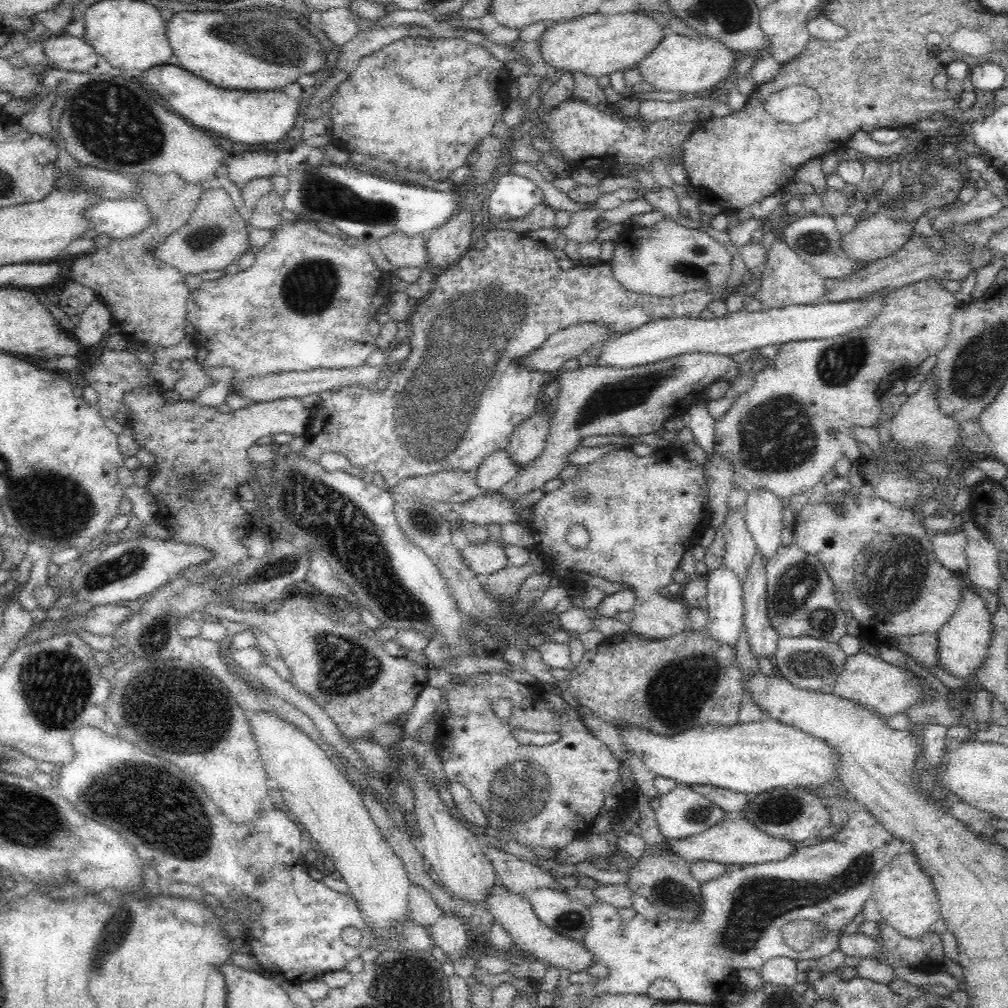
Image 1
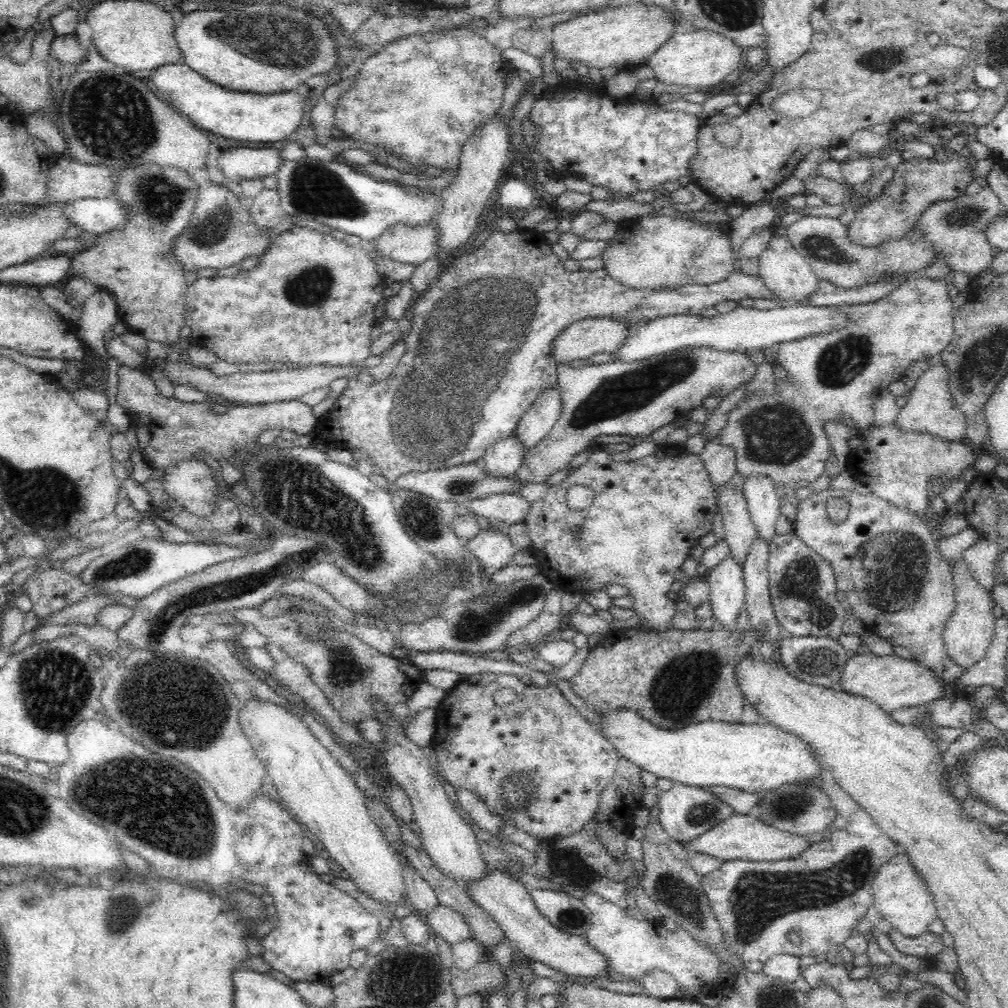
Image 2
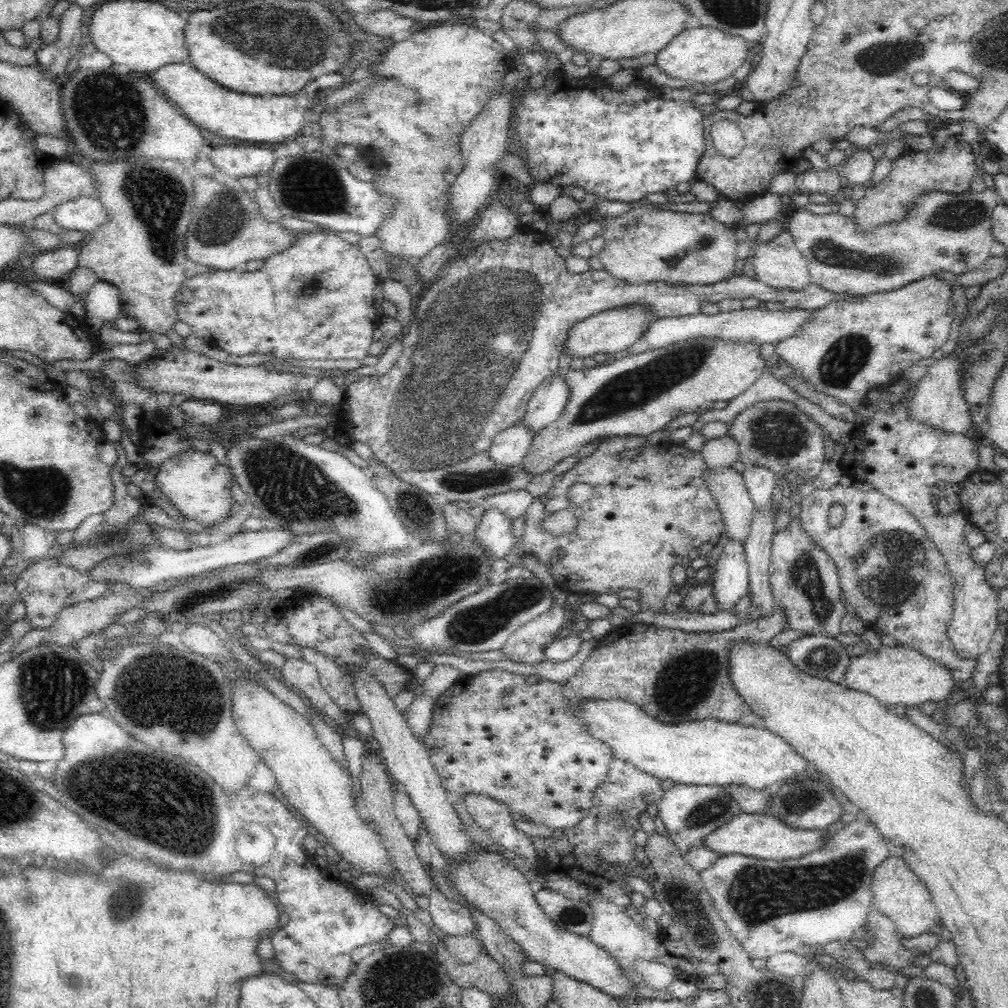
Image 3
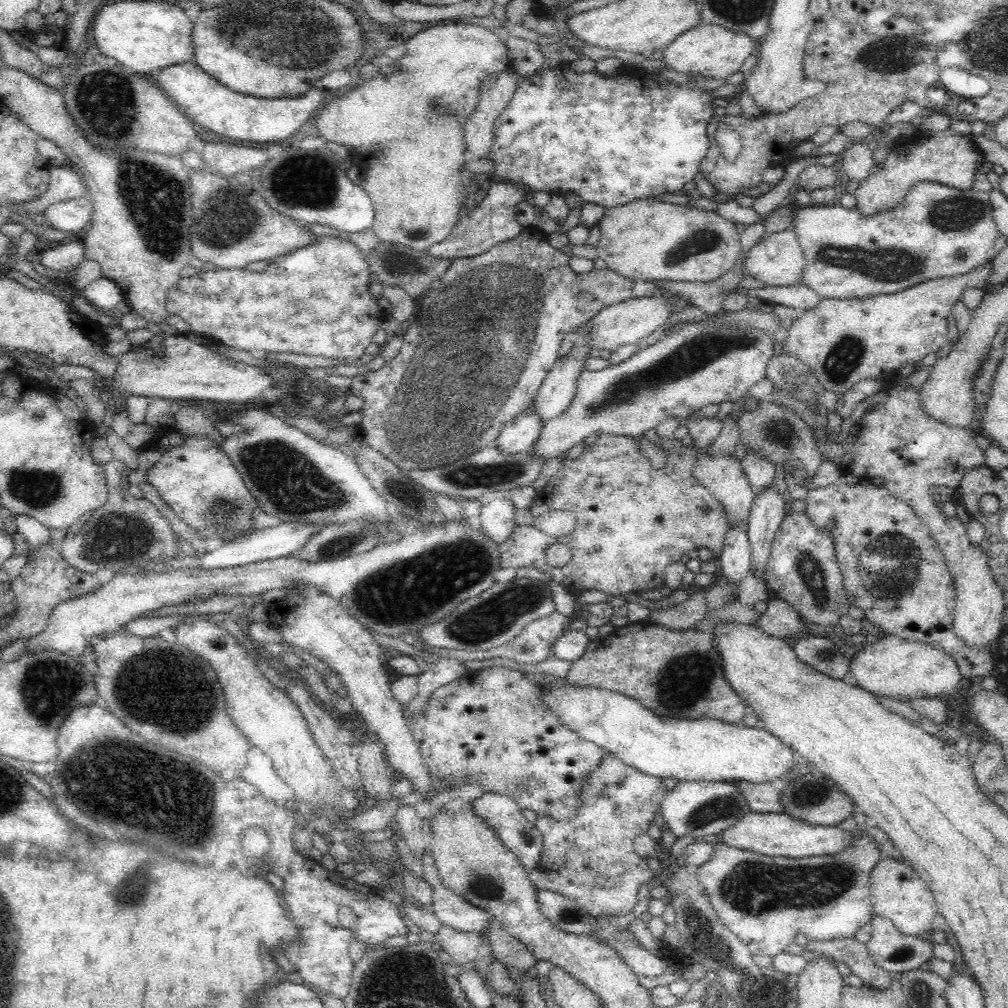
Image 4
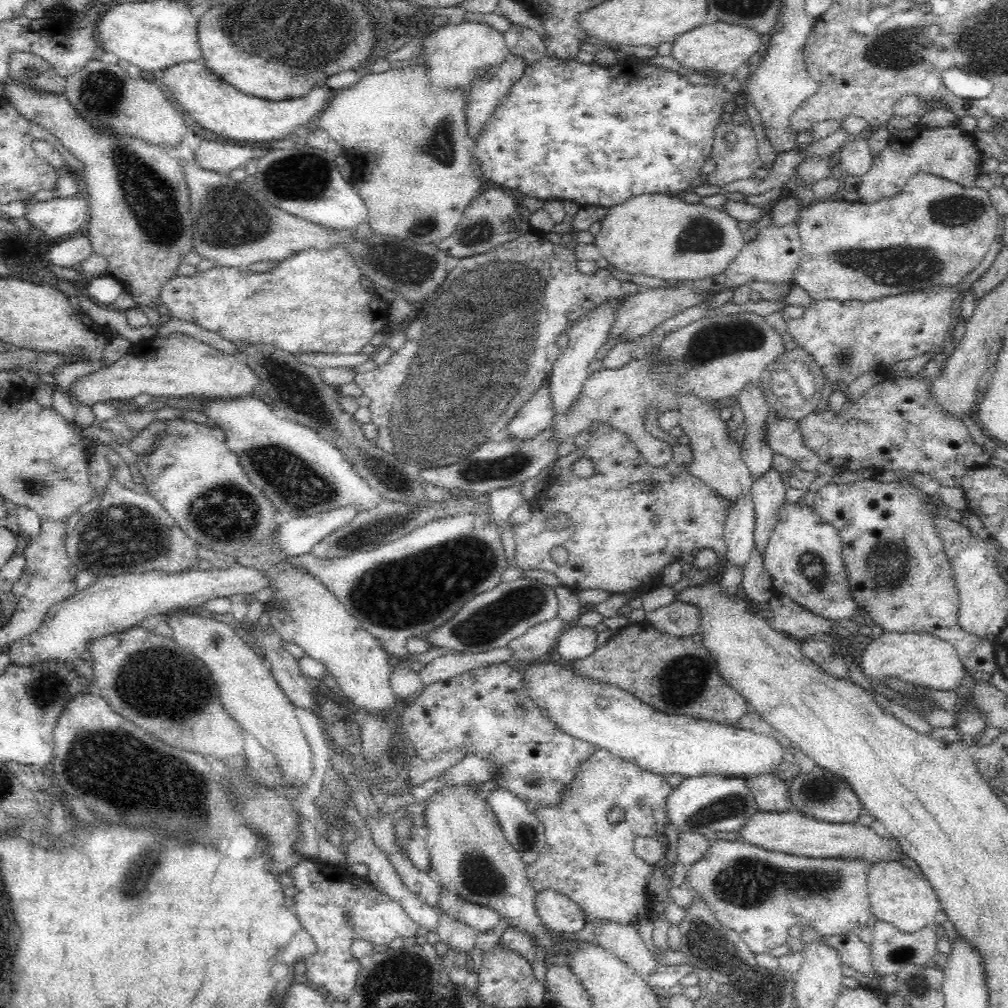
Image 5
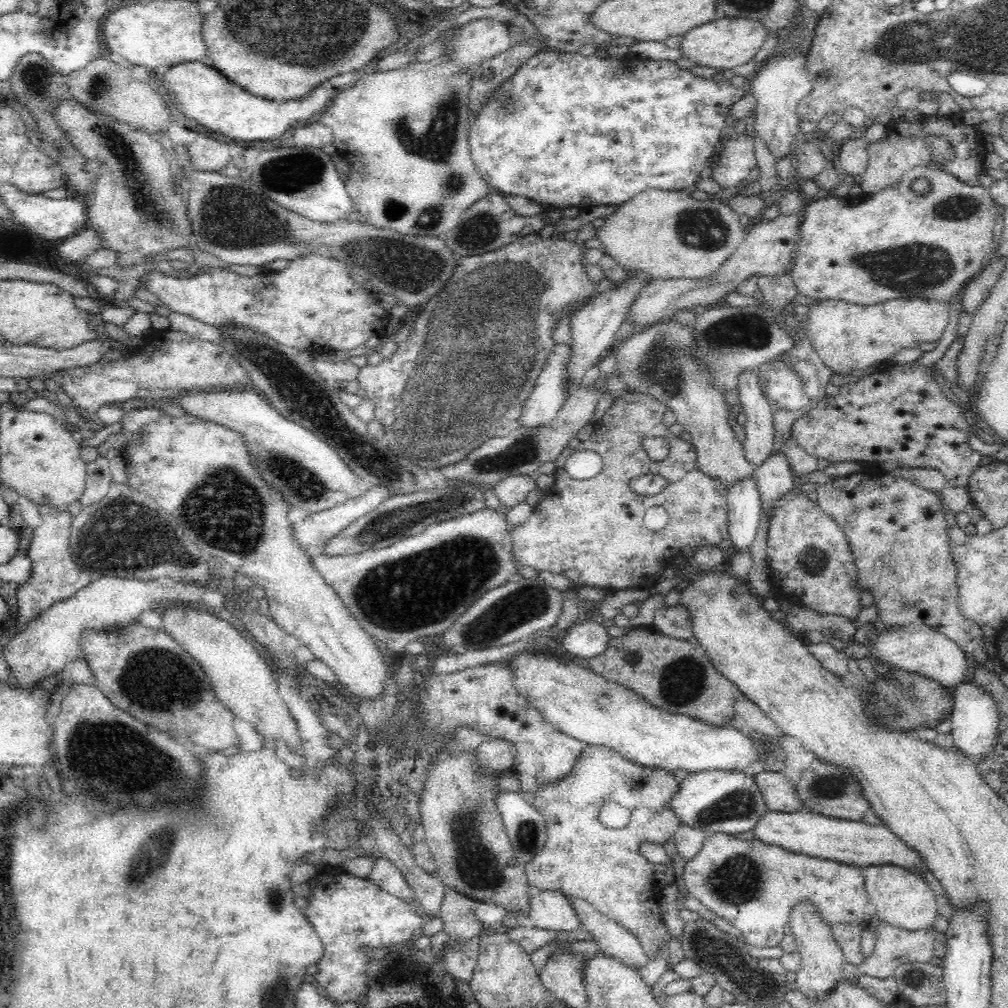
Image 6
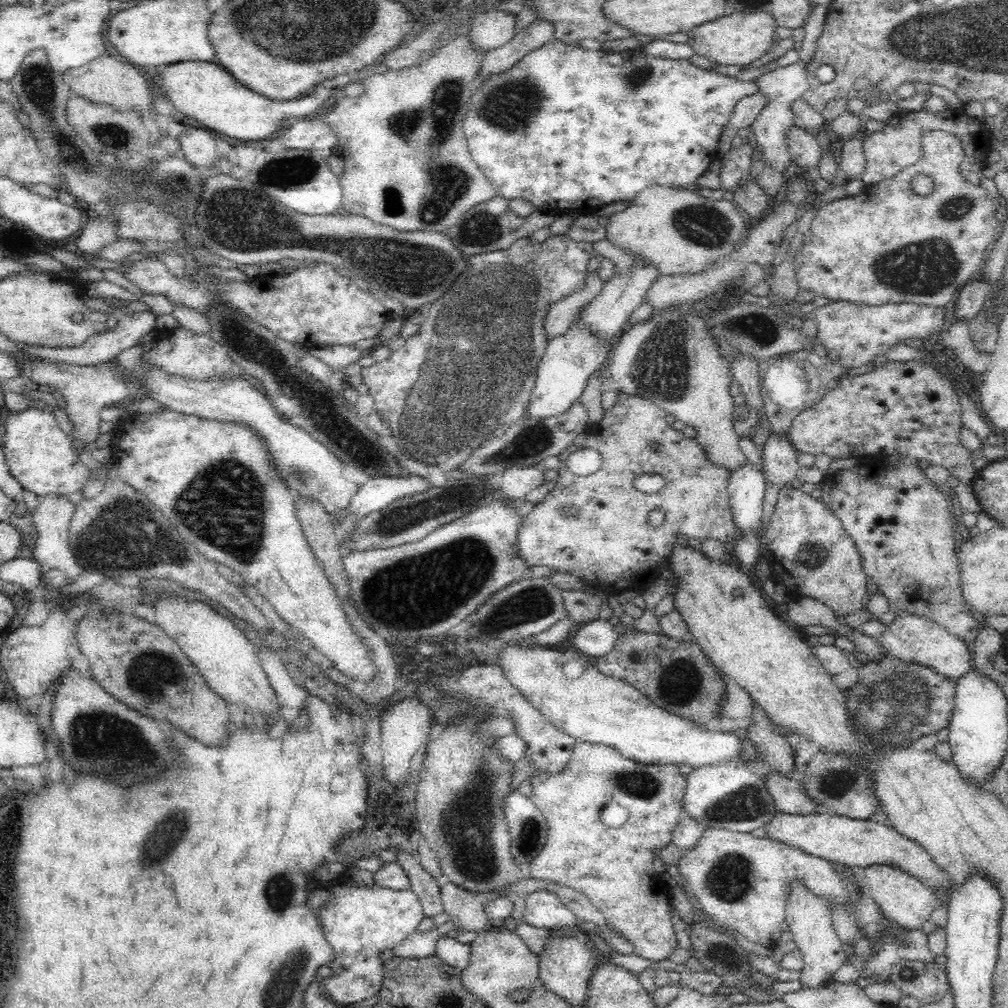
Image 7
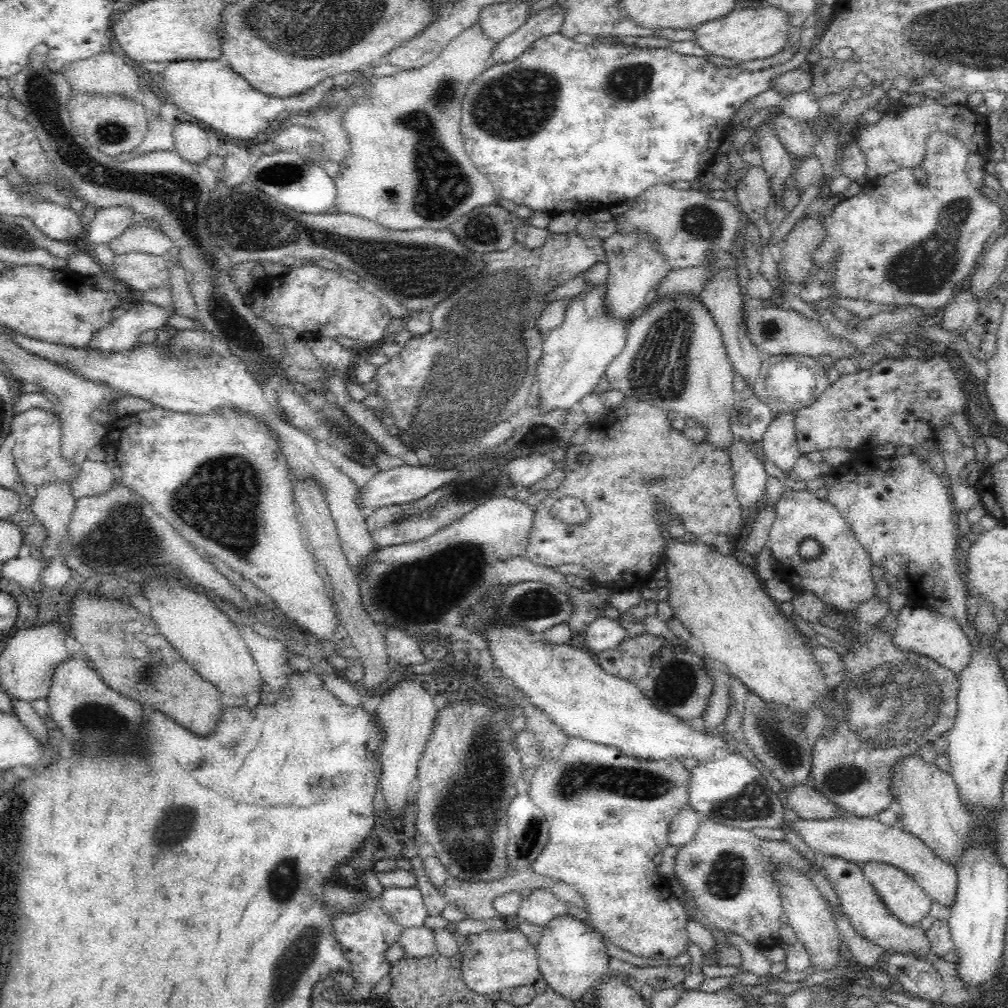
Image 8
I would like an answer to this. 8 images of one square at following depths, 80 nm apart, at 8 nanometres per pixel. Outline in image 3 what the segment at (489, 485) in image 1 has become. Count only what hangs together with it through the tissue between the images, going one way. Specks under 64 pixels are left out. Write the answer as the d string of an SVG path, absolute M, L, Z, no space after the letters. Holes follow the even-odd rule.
M522 422L507 428L494 437L492 445L488 448L488 457L504 467L520 465L522 459L530 451L533 442L530 429L526 429Z

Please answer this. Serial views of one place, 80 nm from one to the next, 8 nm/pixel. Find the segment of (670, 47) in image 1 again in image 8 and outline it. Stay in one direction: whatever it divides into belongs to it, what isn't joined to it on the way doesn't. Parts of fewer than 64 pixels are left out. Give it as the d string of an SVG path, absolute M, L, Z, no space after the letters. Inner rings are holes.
M772 6L757 9L736 8L726 16L706 21L692 30L694 42L707 54L722 56L738 63L760 60L782 51L790 34L788 15Z

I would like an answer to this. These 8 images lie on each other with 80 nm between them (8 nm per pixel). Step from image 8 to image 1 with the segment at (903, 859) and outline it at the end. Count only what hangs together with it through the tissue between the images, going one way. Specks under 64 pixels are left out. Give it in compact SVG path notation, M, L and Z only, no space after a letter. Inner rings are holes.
M738 818L734 822L722 820L719 824L687 838L668 839L662 844L665 850L676 854L686 864L696 862L716 862L724 866L742 865L754 866L766 862L778 862L793 854L799 844L782 838L773 838L768 834L759 832L748 820Z

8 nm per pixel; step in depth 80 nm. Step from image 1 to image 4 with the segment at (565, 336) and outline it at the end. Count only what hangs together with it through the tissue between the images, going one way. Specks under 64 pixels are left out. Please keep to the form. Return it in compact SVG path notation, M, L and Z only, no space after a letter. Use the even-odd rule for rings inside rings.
M662 297L631 298L626 302L608 306L600 310L596 316L580 326L581 332L589 342L589 350L616 351L625 345L635 345L641 338L649 337L656 329L668 324L671 305Z

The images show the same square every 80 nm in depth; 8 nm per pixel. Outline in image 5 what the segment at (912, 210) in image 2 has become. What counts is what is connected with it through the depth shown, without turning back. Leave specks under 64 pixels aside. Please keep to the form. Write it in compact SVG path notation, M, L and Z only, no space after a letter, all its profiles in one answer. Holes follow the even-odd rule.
M916 125L908 130L898 131L890 136L888 147L880 152L872 151L873 163L870 170L860 177L856 187L858 200L870 204L900 194L910 177L922 174L934 175L960 186L974 187L974 180L981 172L983 152L972 140L971 133L964 132L957 125L930 128Z

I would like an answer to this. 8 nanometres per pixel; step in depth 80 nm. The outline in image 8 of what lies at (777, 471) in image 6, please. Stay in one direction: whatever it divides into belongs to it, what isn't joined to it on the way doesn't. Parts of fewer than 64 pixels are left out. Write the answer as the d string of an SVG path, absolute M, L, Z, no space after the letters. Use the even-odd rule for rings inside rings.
M791 413L773 417L763 434L763 455L772 460L786 476L790 474L796 461L802 455L797 446L794 418L795 415Z

